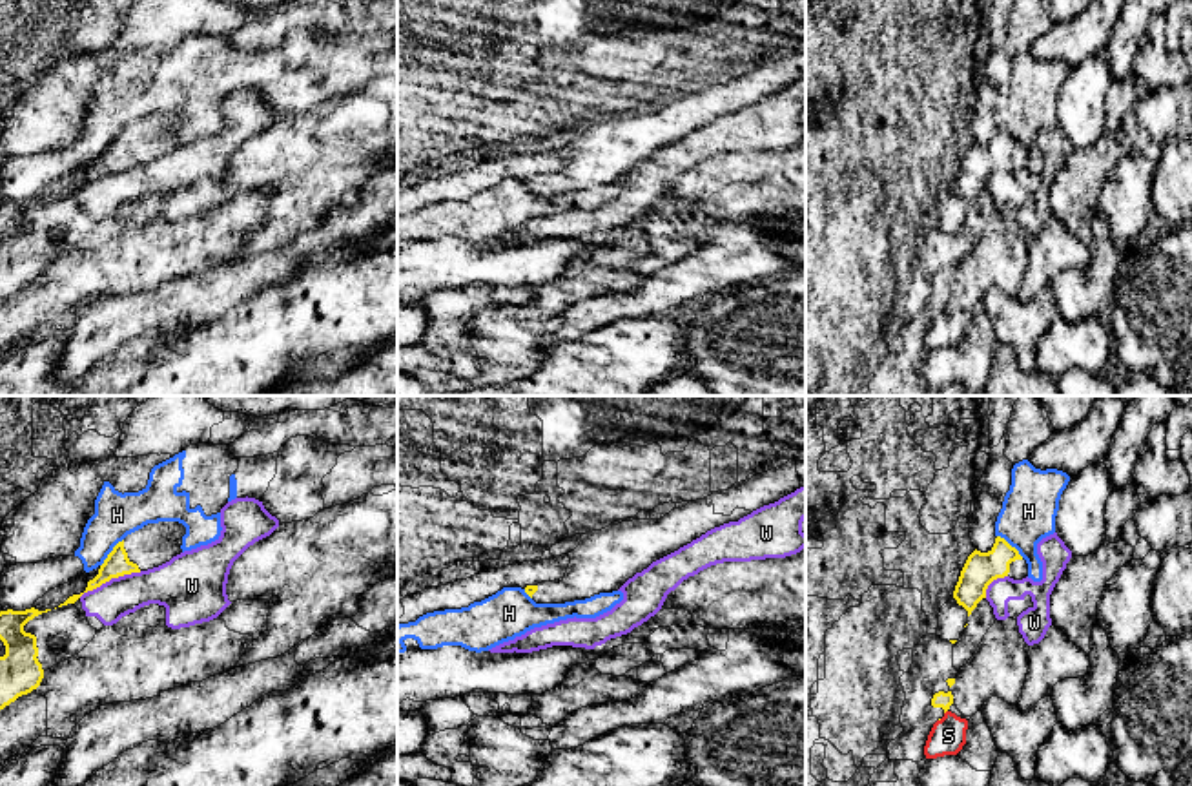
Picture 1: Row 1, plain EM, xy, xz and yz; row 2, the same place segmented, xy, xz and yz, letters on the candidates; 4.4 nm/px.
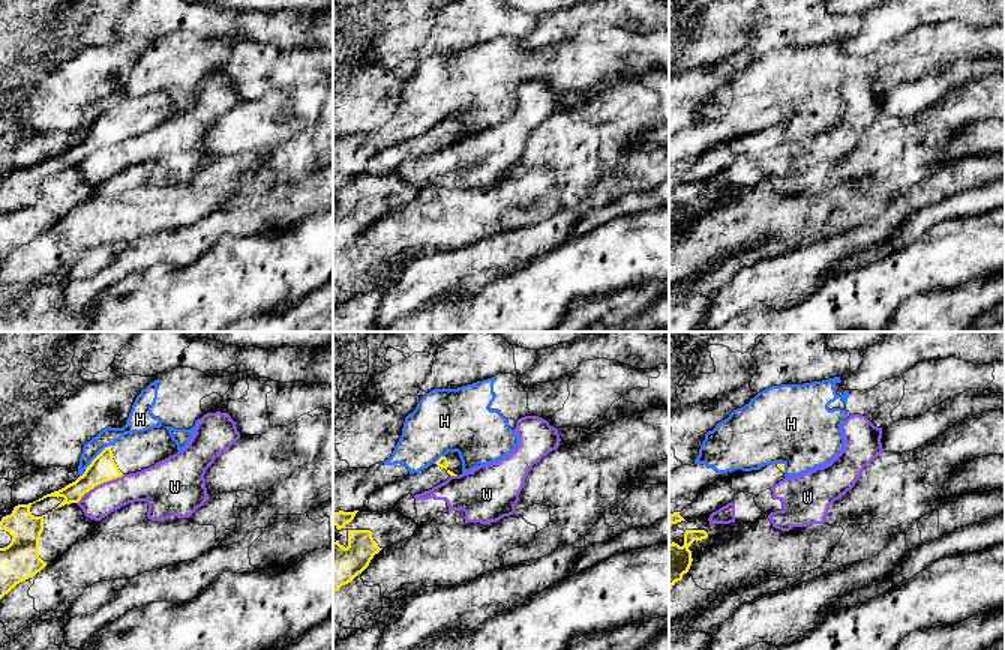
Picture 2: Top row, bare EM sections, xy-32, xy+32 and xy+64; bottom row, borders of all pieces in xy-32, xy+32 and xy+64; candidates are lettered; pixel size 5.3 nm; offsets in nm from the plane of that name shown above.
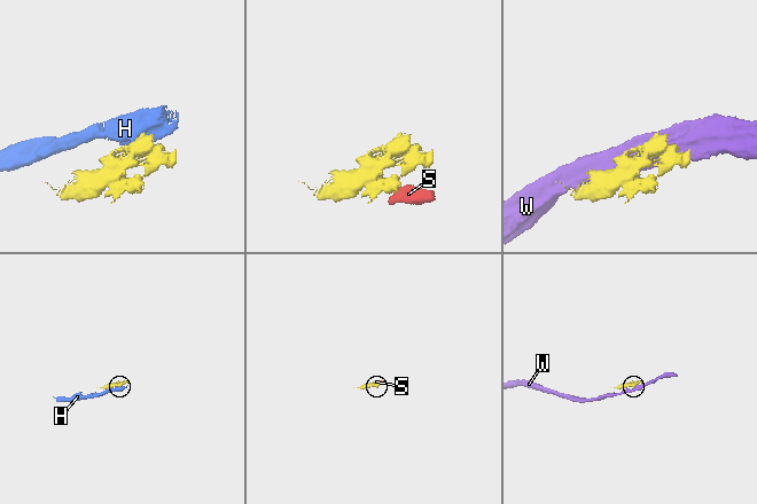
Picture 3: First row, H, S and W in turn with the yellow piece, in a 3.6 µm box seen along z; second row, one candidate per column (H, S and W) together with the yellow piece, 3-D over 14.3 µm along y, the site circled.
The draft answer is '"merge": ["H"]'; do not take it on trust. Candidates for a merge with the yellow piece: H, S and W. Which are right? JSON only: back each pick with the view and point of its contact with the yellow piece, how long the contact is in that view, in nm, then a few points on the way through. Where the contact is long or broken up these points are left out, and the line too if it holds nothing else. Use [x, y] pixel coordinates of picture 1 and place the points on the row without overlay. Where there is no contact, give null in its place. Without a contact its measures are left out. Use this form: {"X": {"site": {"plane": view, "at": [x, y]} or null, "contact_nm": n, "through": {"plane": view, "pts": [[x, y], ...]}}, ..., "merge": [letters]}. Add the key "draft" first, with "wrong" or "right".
{"draft": "wrong", "merge": []}

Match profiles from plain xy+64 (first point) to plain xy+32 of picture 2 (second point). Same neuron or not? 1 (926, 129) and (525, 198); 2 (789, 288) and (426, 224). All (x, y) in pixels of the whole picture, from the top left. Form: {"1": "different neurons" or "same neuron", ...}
{"1": "different neurons", "2": "different neurons"}

